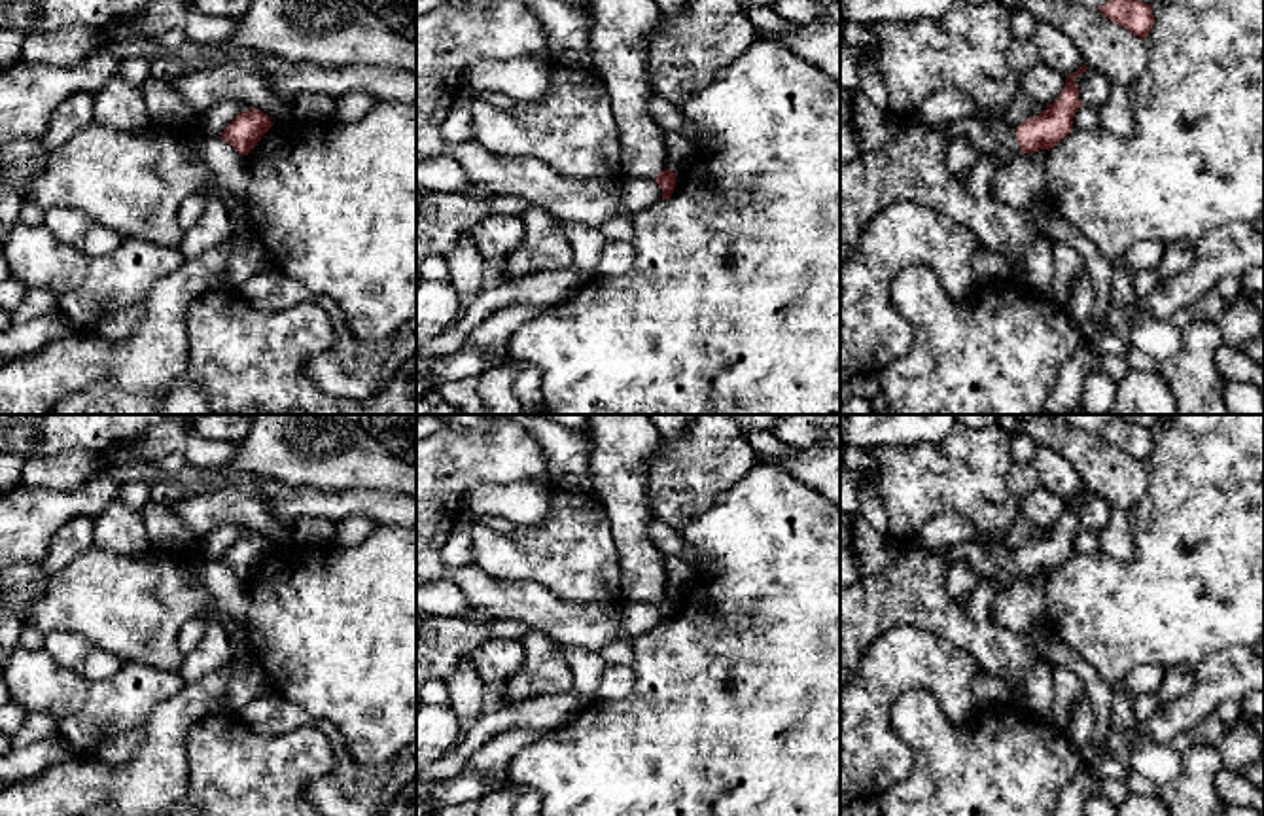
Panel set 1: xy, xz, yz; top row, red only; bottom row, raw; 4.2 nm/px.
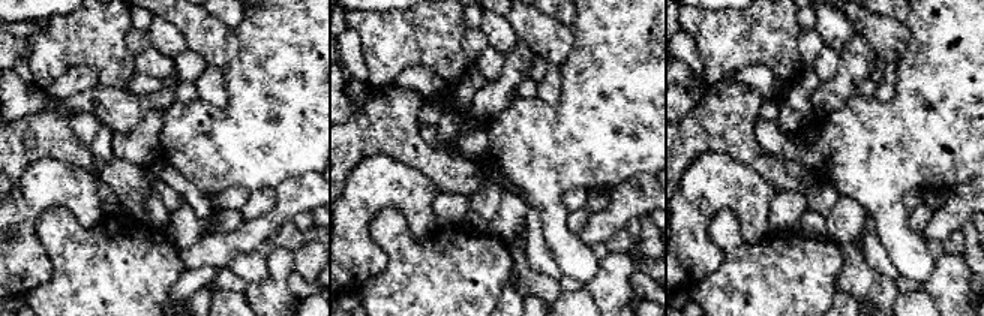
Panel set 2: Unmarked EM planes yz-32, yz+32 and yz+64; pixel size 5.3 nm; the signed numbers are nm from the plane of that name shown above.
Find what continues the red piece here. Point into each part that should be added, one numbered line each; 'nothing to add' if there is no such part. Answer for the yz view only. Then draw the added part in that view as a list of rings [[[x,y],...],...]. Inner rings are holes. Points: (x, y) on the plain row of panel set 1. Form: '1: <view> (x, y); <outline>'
1: yz (990, 559); [[[978,536],[976,540],[942,549],[950,564],[969,564],[978,579],[993,581],[999,591],[1012,587],[1022,576],[1016,562],[1016,551],[1003,545],[1001,540]]]

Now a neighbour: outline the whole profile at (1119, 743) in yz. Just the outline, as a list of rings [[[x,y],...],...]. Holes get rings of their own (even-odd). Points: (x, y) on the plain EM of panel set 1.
[[[1111,727],[1107,733],[1105,748],[1116,759],[1128,763],[1132,754],[1132,736],[1124,731],[1116,731]]]

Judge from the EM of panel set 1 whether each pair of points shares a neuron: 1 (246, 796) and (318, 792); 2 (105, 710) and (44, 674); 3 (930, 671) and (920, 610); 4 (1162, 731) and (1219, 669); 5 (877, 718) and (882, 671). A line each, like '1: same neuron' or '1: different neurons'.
1: different neurons
2: same neuron
3: different neurons
4: same neuron
5: same neuron

